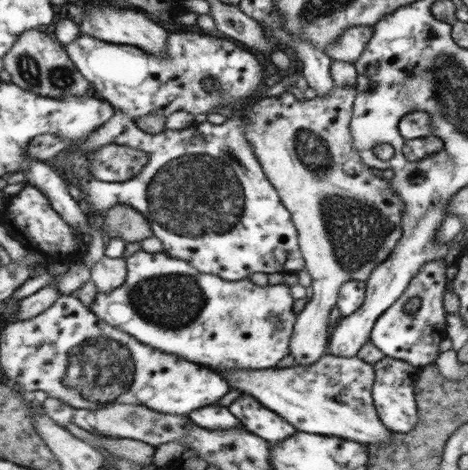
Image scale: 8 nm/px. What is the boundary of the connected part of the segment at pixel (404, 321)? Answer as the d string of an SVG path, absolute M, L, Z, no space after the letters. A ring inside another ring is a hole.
M443 259L428 262L410 280L408 288L391 308L388 308L374 323L370 339L385 356L405 360L419 368L434 363L438 358L438 346L447 337L446 310L443 306L444 291L448 283L446 279L447 265ZM410 298L420 298L422 303L416 312L406 310L404 306Z

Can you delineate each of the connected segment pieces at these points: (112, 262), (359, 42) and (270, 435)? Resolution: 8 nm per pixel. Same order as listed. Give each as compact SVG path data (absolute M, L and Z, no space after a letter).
M100 258L90 269L91 279L98 293L108 293L118 288L129 274L128 261L125 258Z
M352 26L344 29L339 37L326 45L325 53L334 60L356 62L372 38L373 27Z
M242 394L236 398L228 410L250 430L270 443L286 439L294 435L296 428L281 416L276 416L268 408L264 408L256 398Z

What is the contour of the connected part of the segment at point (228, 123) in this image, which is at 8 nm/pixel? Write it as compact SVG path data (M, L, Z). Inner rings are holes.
M115 111L114 115L112 115L104 125L98 127L98 129L88 137L88 140L84 142L84 144L79 144L77 147L71 149L71 160L69 161L69 159L67 159L68 165L66 166L66 170L70 173L70 178L80 184L80 190L82 189L81 191L91 210L90 215L92 217L97 214L104 215L105 212L116 204L126 204L127 206L134 208L144 216L145 220L148 220L148 224L150 224L151 230L153 231L153 236L162 242L163 253L180 260L185 260L188 264L192 264L194 268L200 270L200 272L208 273L209 275L216 275L222 280L227 281L237 281L249 278L250 274L254 272L265 272L267 274L272 272L280 272L283 274L290 272L296 273L305 266L304 257L299 248L299 235L296 225L294 225L294 222L292 221L290 212L282 205L274 186L272 186L268 181L268 178L265 176L261 164L258 158L256 158L254 150L252 150L250 142L248 142L248 138L244 136L244 125L246 124L244 124L242 118L235 115L228 115L228 119L226 119L222 124L214 125L205 121L202 123L192 124L190 127L186 127L182 130L164 129L162 132L153 135L152 133L144 132L143 129L138 128L135 121L132 120L132 117L124 115L122 111ZM105 143L119 144L146 152L146 154L149 154L150 156L148 157L148 164L144 165L141 172L131 180L114 183L99 182L89 174L88 170L86 170L84 150L94 150L99 146L99 144Z

